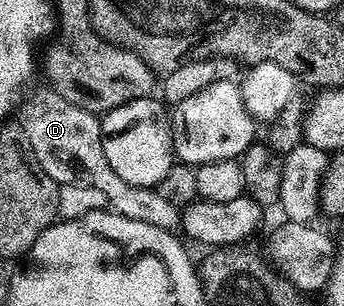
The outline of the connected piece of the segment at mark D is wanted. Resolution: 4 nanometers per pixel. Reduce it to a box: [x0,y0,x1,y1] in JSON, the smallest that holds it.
[16,88,179,232]

